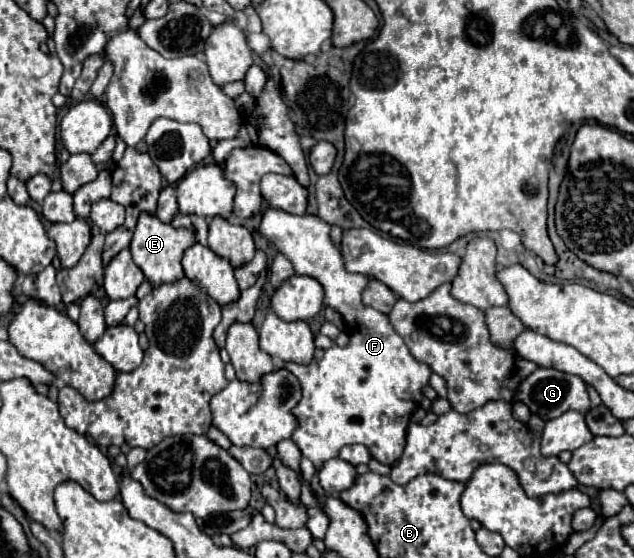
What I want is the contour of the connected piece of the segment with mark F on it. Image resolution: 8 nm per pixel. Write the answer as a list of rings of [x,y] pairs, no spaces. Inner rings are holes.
[[[270,208],[262,214],[258,230],[292,262],[296,274],[312,276],[322,284],[324,304],[342,314],[350,336],[346,348],[332,346],[324,352],[324,358],[312,360],[308,366],[276,362],[276,370],[290,370],[302,386],[302,400],[292,410],[298,420],[298,428],[292,434],[294,444],[316,468],[324,460],[336,458],[342,446],[356,442],[364,444],[374,460],[392,466],[406,446],[406,426],[422,400],[422,388],[432,374],[430,368],[414,360],[386,314],[362,304],[360,294],[370,278],[346,272],[340,250],[330,240],[330,224],[312,214],[294,216]]]

